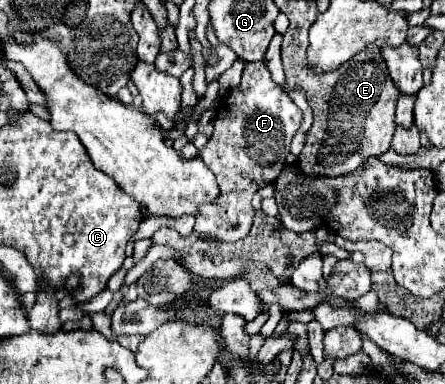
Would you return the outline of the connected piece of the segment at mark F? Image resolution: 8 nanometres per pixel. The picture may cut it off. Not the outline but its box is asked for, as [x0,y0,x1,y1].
[195,61,301,241]

